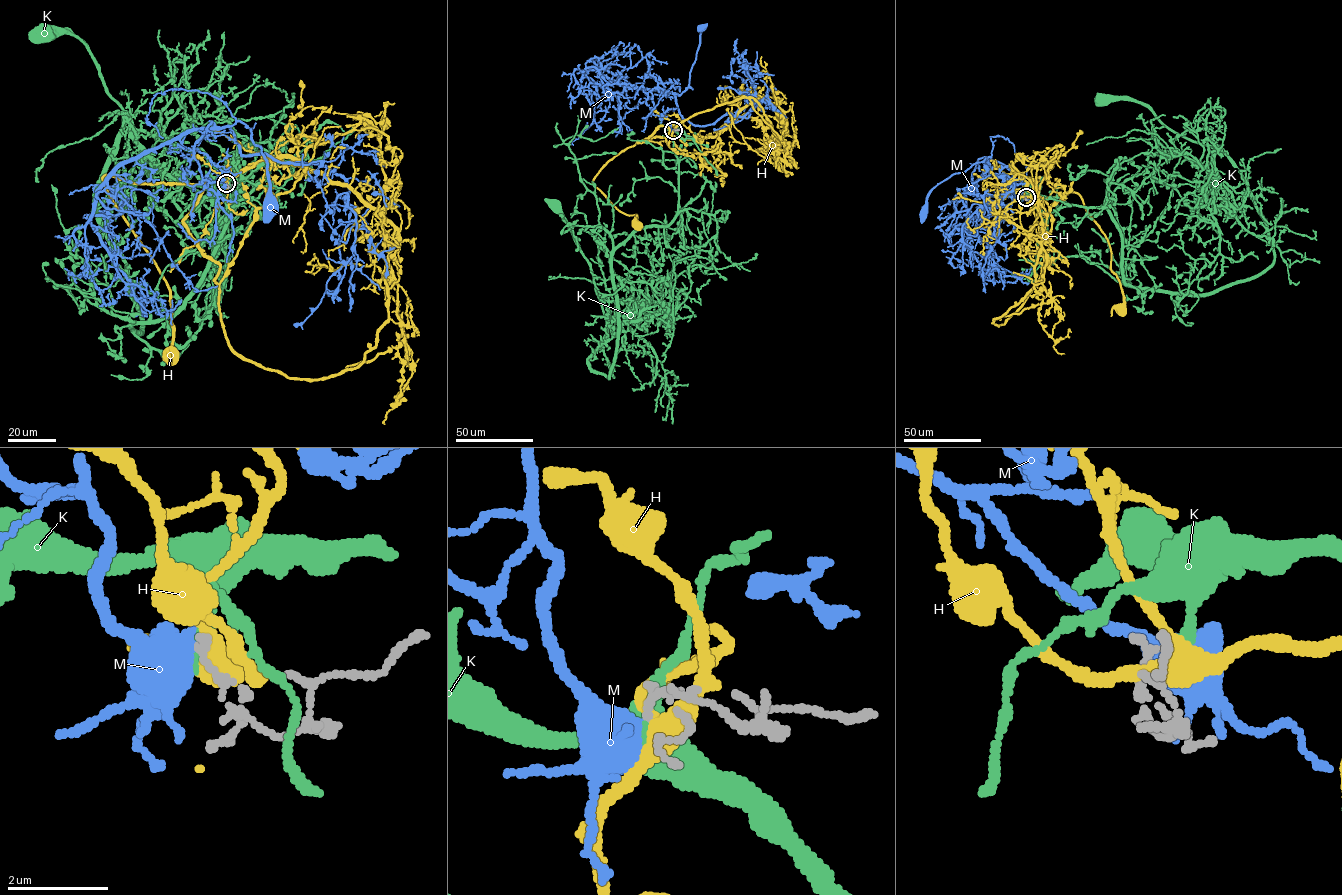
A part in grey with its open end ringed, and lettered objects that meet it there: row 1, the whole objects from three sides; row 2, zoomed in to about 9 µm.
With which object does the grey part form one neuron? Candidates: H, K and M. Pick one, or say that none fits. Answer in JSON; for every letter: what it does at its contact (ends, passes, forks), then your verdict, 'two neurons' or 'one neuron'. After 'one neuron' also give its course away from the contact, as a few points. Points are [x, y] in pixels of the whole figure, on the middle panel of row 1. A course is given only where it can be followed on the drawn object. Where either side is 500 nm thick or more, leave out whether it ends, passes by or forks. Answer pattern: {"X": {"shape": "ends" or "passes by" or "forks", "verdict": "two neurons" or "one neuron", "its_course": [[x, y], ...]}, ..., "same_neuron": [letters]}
{"H": {"shape": "forks", "verdict": "two neurons"}, "K": {"shape": "ends", "verdict": "two neurons"}, "M": {"verdict": "two neurons"}, "same_neuron": []}

